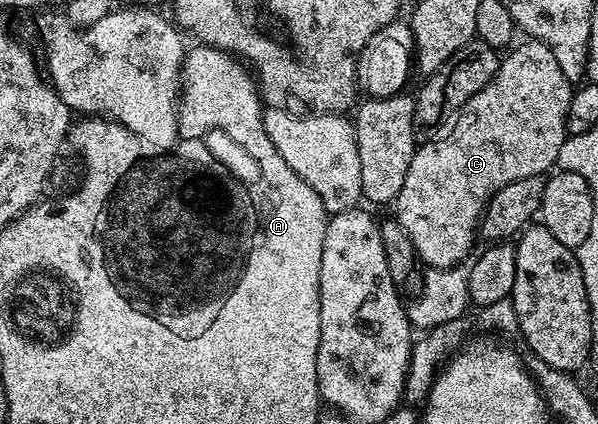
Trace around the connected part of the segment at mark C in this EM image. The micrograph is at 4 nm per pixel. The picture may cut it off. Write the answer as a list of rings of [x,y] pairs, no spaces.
[[[523,40],[523,43],[521,42],[506,51],[506,54],[508,53],[507,58],[505,54],[505,57],[499,63],[493,80],[489,80],[489,84],[485,84],[485,88],[481,88],[481,92],[477,92],[477,96],[469,99],[459,109],[458,114],[454,115],[453,121],[450,123],[450,126],[452,125],[451,131],[448,134],[443,134],[440,138],[435,138],[432,142],[425,143],[424,146],[422,143],[415,147],[415,155],[409,164],[409,172],[405,176],[405,184],[401,184],[399,197],[393,203],[393,209],[395,209],[393,210],[393,217],[399,221],[401,228],[405,228],[409,240],[413,240],[413,248],[418,252],[420,263],[424,267],[449,269],[451,266],[456,266],[466,259],[471,254],[469,253],[471,245],[477,242],[479,220],[483,217],[483,209],[487,207],[487,201],[501,188],[505,188],[505,184],[509,184],[513,180],[521,180],[525,176],[546,175],[548,173],[547,169],[550,166],[554,167],[559,161],[561,144],[569,137],[567,132],[567,113],[571,103],[573,83],[567,79],[565,72],[561,72],[561,64],[557,64],[557,58],[553,56],[553,52],[549,52],[549,48],[544,42],[536,42],[534,40]]]

